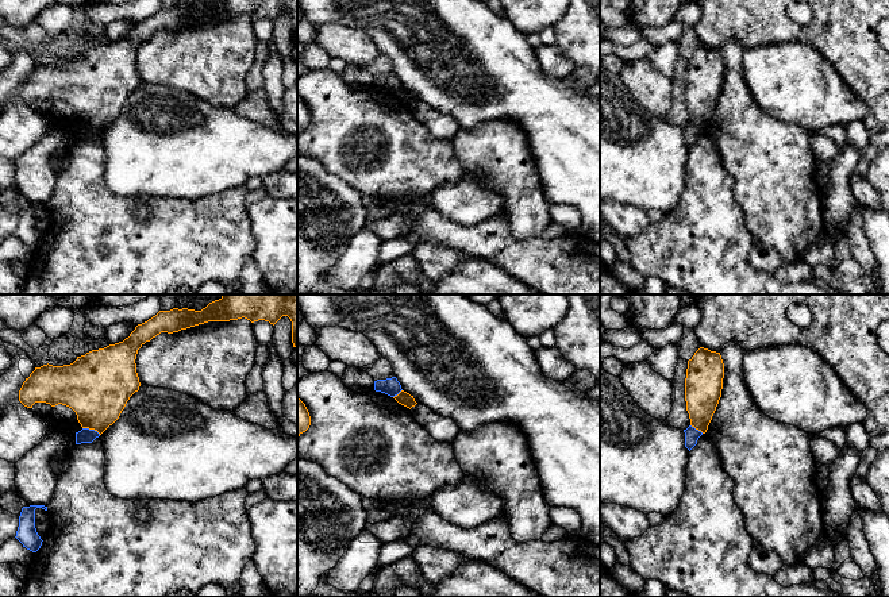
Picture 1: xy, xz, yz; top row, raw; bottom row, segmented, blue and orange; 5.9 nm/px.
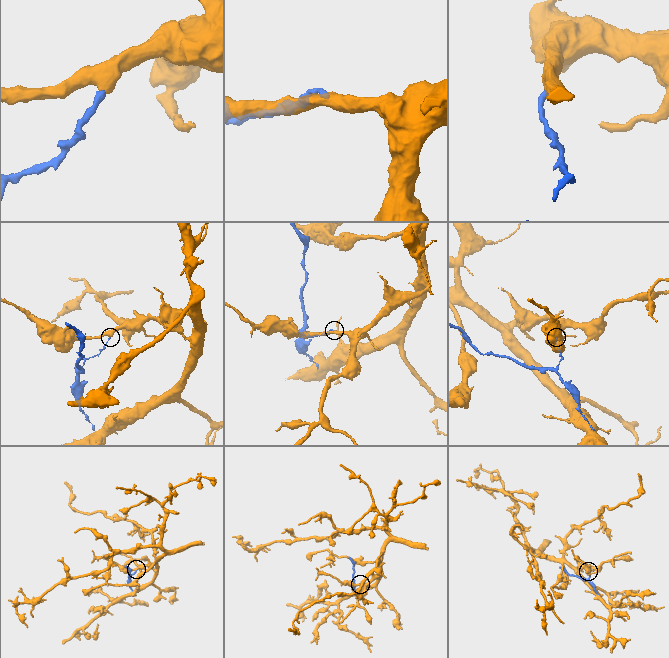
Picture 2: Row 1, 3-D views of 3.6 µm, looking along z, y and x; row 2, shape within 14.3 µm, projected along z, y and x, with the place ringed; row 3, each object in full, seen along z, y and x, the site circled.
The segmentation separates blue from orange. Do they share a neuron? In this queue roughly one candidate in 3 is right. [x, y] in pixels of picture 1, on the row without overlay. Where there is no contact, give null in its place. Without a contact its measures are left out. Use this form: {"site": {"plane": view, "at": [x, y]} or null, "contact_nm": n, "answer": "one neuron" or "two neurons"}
{"site": {"plane": "xy", "at": [92, 127]}, "contact_nm": 120, "answer": "two neurons"}

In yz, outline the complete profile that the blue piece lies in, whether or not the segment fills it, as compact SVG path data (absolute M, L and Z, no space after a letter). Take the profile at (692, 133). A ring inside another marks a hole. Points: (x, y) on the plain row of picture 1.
M692 123L684 127L684 130L685 130L685 145L690 149L697 142L697 138L703 132L703 130Z

